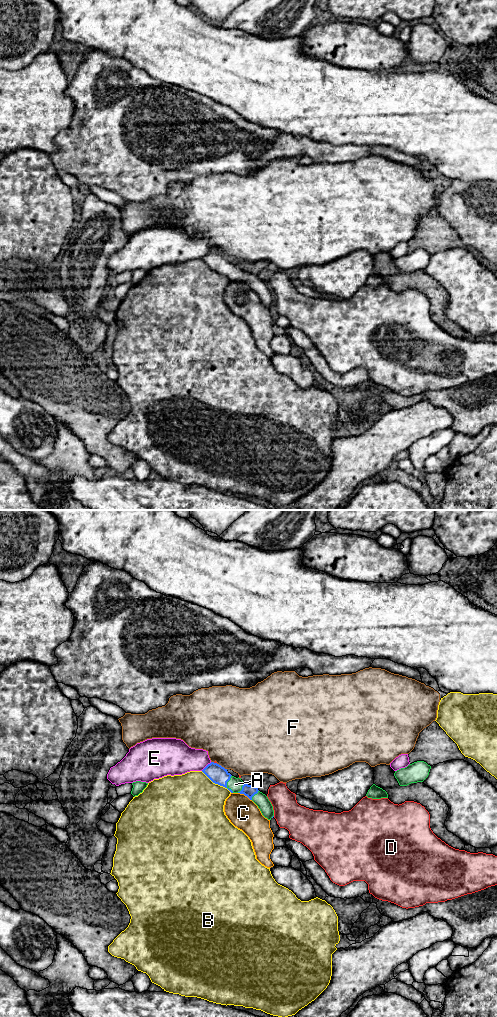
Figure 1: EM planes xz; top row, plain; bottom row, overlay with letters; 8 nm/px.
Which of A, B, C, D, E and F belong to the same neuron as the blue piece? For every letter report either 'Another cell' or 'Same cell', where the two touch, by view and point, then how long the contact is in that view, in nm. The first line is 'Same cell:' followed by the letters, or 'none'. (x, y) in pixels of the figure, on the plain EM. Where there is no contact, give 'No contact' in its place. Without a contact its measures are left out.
Same cell: none
A: Another cell. Touches blue at xz (226, 272). Shared border 140 nm
B: Another cell. Touches blue at xz (216, 271). Shared border 300 nm
C: Another cell. Touches blue at xz (245, 283). Shared border 130 nm
D: Another cell. Touches blue at xz (215, 251). Shared border 30 nm
E: Another cell. Touches blue at xz (207, 253). Shared border 110 nm
F: Another cell. Touches blue at xz (220, 253). Shared border 100 nm

